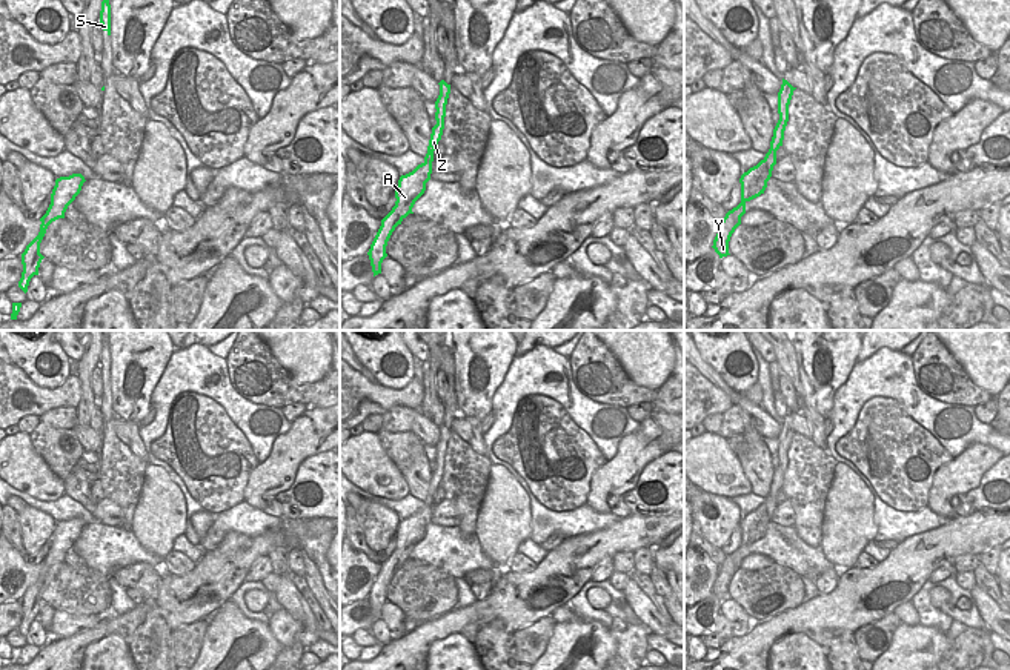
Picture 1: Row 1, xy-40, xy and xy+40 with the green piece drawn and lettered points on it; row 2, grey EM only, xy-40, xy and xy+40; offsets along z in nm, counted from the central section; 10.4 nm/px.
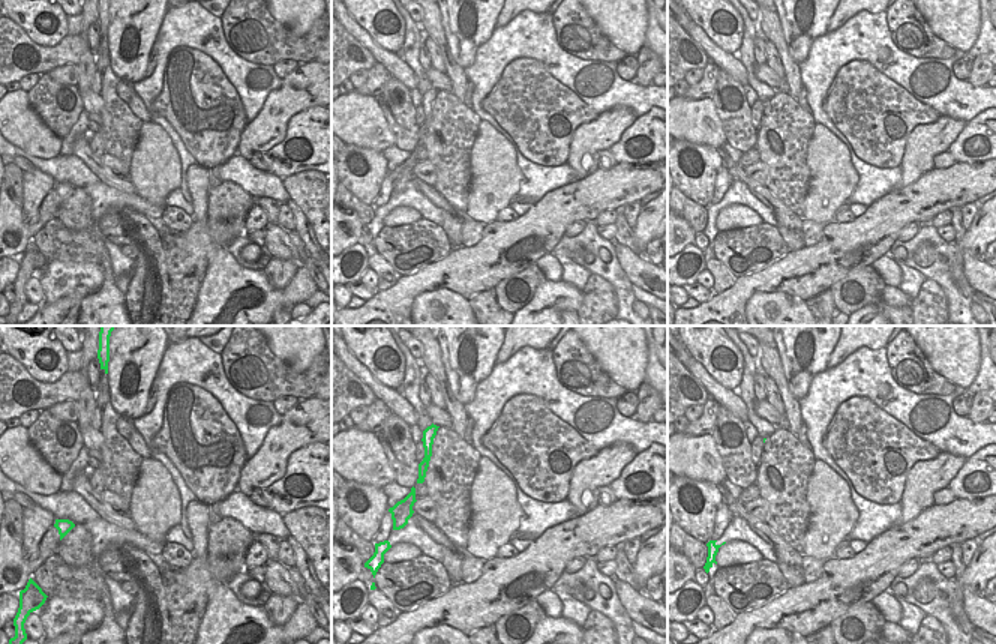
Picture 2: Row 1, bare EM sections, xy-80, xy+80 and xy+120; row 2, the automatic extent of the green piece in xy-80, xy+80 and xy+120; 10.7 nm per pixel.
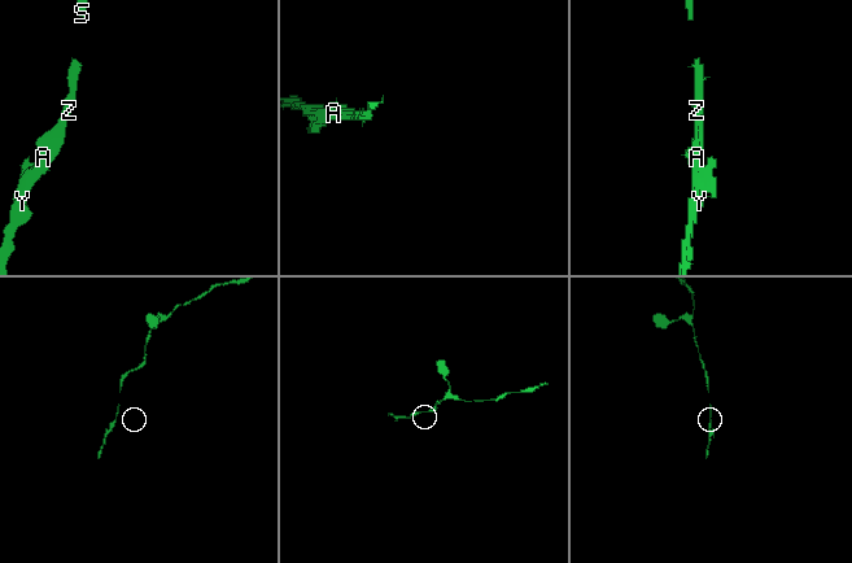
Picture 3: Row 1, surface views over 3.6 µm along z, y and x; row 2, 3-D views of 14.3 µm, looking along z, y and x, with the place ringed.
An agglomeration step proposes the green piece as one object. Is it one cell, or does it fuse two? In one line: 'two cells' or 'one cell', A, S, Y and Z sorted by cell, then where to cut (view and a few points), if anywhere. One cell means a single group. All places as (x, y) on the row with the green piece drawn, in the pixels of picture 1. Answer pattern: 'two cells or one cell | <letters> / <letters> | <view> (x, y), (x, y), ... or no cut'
one cell | A S Y Z | no cut

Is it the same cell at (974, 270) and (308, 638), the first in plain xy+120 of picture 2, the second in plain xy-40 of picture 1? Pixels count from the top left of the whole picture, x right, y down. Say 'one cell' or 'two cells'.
two cells

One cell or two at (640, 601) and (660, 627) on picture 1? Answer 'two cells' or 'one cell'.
one cell

